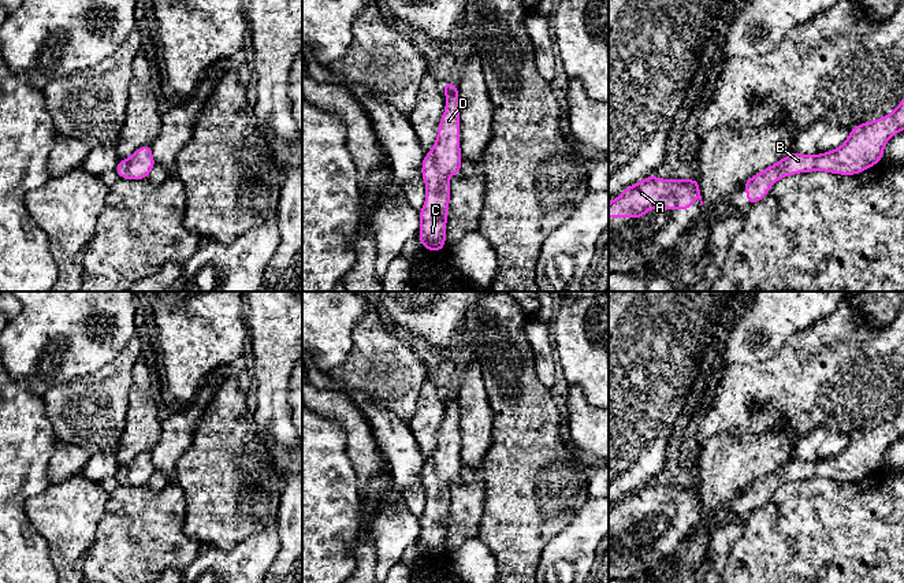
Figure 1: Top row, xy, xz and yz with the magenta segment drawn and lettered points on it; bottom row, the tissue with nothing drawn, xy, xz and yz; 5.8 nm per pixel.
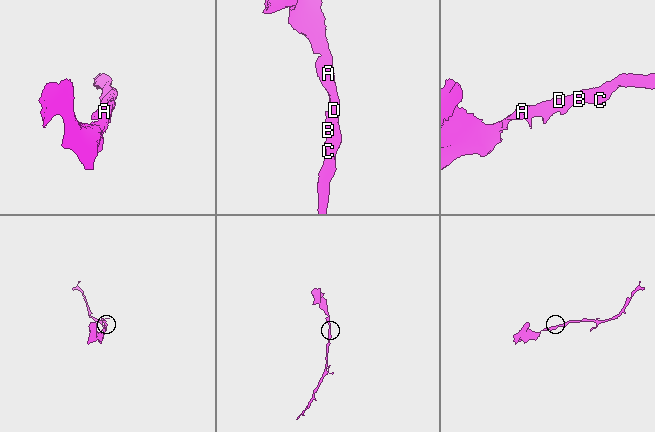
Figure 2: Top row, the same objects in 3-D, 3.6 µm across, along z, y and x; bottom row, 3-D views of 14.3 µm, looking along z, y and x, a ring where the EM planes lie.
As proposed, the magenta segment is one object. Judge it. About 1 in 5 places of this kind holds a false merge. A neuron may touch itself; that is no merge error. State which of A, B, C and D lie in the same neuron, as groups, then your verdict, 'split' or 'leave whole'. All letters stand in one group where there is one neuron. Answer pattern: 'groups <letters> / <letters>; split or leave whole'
groups A B C D; leave whole

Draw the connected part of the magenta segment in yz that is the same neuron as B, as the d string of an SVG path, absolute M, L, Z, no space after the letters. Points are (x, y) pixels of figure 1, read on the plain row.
M904 405L892 420L851 435L847 448L840 454L822 461L789 460L751 483L743 491L747 497L747 509L752 512L760 508L769 500L770 493L785 482L810 478L860 480L882 467L885 450L901 437L904 437Z

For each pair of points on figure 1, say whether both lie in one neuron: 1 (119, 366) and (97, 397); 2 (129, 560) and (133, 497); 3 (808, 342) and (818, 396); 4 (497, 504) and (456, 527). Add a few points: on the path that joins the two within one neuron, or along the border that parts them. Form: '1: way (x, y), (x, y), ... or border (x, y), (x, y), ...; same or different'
1: way (116, 374), (105, 389); same
2: way (129, 545), (126, 533), (131, 527), (133, 512); same
3: way (810, 356), (818, 371), (818, 382); same
4: border (483, 479), (484, 513), (477, 535); different

